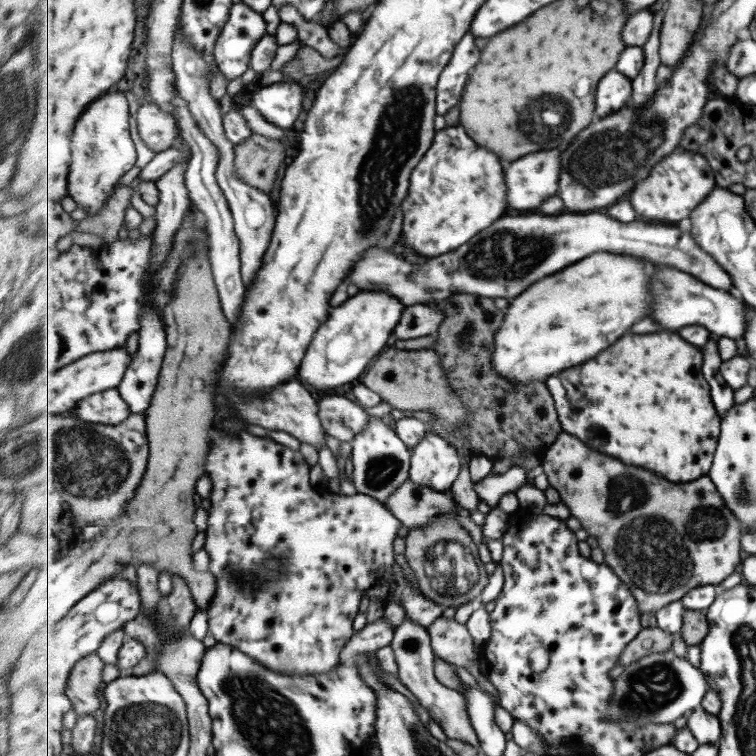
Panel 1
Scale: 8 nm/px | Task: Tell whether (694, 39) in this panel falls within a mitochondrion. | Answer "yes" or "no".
no

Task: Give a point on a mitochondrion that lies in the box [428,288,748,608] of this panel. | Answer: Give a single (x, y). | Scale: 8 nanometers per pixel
(656, 567)

